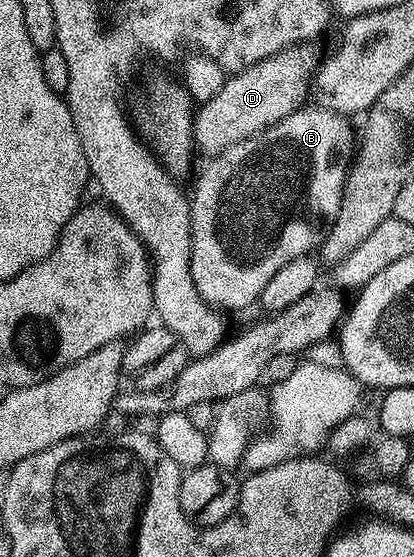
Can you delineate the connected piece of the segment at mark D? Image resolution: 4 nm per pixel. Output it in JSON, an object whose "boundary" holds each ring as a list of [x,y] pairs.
{"boundary":[[[300,42],[297,46],[290,46],[257,64],[253,64],[244,70],[236,70],[228,77],[226,84],[213,96],[213,100],[202,103],[194,111],[195,116],[195,148],[200,155],[208,154],[208,159],[218,158],[221,152],[233,148],[233,144],[241,144],[241,140],[249,140],[257,136],[265,128],[285,120],[294,110],[304,109],[303,102],[309,98],[309,87],[315,77],[315,71],[319,68],[321,53],[311,42]]]}

